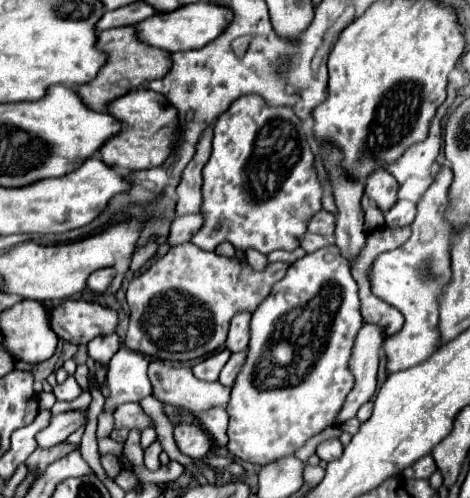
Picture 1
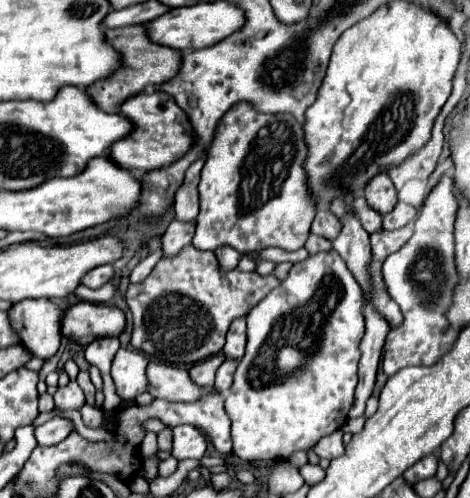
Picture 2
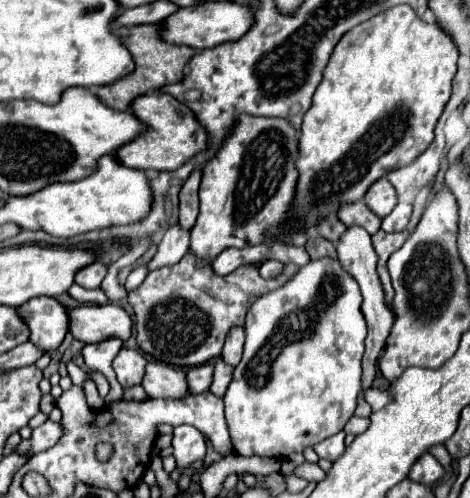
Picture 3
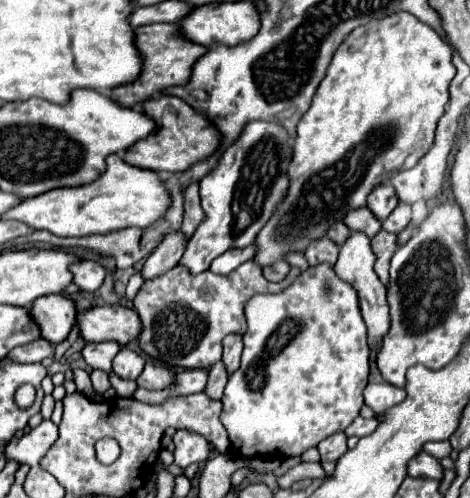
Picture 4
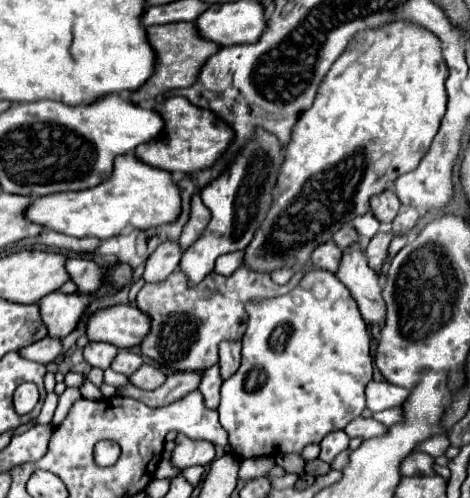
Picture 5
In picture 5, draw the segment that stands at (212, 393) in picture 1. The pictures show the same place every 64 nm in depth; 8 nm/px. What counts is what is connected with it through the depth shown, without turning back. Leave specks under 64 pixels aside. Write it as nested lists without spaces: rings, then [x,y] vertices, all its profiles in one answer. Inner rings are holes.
[[[142,364],[142,368],[130,376],[130,382],[142,390],[154,390],[160,384],[164,384],[164,380],[166,374],[152,364]]]

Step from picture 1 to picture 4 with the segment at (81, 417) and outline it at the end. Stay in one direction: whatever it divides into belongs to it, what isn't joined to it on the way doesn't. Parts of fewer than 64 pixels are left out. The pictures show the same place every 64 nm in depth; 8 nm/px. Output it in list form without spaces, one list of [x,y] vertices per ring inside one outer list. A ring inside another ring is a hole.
[[[44,420],[40,426],[32,428],[30,434],[24,434],[22,438],[12,438],[6,446],[4,454],[10,460],[16,460],[20,464],[36,466],[40,458],[48,452],[48,448],[56,442],[58,426],[52,424],[52,420]]]

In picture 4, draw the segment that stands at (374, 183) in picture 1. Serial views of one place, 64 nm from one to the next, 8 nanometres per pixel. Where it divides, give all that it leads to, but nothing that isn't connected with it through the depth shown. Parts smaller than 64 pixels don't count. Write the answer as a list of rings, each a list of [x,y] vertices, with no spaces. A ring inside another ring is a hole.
[[[382,182],[368,194],[368,208],[374,212],[374,216],[380,222],[388,218],[388,214],[396,208],[396,204],[398,204],[398,196],[388,182]]]

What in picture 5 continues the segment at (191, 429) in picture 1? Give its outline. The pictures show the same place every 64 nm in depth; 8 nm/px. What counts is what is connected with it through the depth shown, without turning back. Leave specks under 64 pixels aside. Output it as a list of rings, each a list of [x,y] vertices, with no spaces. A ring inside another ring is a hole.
[[[184,434],[176,436],[176,448],[172,452],[172,464],[180,470],[200,464],[206,466],[210,460],[214,460],[214,444],[206,440],[192,440]]]

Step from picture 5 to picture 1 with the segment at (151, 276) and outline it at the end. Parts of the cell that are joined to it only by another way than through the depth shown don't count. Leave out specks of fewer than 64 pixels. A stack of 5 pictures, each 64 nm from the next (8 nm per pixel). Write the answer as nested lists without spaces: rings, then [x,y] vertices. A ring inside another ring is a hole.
[[[188,214],[188,216],[176,216],[170,226],[170,238],[168,242],[172,246],[188,242],[200,228],[204,226],[202,214]]]

